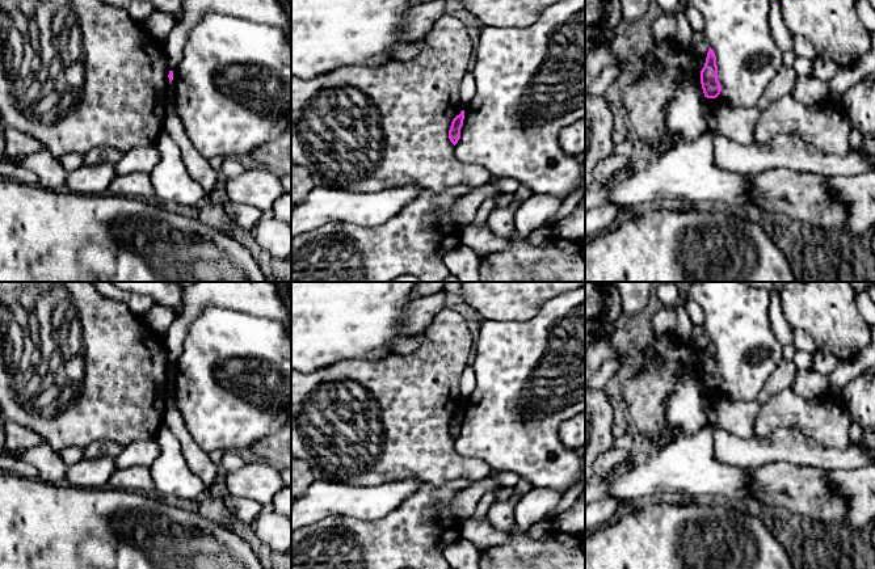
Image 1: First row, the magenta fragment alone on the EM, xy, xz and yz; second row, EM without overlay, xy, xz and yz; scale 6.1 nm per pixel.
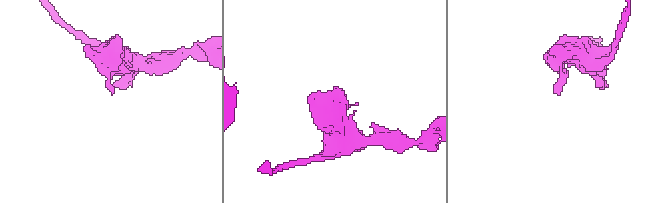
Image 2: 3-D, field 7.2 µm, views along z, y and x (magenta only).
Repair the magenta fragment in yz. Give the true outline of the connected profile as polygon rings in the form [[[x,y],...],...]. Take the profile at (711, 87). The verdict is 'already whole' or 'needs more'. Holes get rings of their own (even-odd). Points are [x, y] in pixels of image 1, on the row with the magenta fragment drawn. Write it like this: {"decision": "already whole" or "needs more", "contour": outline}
{"decision": "already whole", "contour": [[[710,47],[704,67],[701,71],[701,84],[707,98],[716,98],[722,92],[722,85],[718,80],[718,66],[714,50]]]}

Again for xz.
{"decision": "already whole", "contour": [[[462,110],[460,114],[457,115],[451,122],[451,126],[449,130],[449,139],[454,146],[460,139],[460,128],[463,126],[463,119],[464,119],[464,110]]]}

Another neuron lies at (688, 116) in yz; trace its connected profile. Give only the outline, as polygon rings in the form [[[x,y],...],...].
[[[672,75],[674,98],[668,113],[668,130],[662,136],[666,152],[693,142],[708,131],[704,93],[698,75]]]

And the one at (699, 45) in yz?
[[[704,33],[693,34],[690,50],[698,58],[699,69],[704,67],[708,49],[710,49],[710,43]]]

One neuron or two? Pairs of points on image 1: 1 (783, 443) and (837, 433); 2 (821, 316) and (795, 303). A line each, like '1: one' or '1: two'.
1: two
2: one

